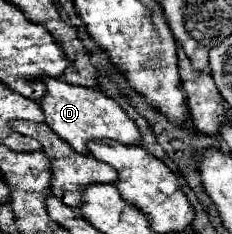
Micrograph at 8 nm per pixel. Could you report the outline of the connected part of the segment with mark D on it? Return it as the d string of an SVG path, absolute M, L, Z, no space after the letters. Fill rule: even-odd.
M48 76L42 82L46 86L46 92L38 100L38 104L46 116L46 124L64 142L68 142L78 154L88 154L86 144L90 140L108 138L108 140L116 140L122 144L138 144L140 132L138 132L136 124L124 114L124 110L112 98L104 96L100 90L72 86L72 84L64 82L62 78L48 78Z

